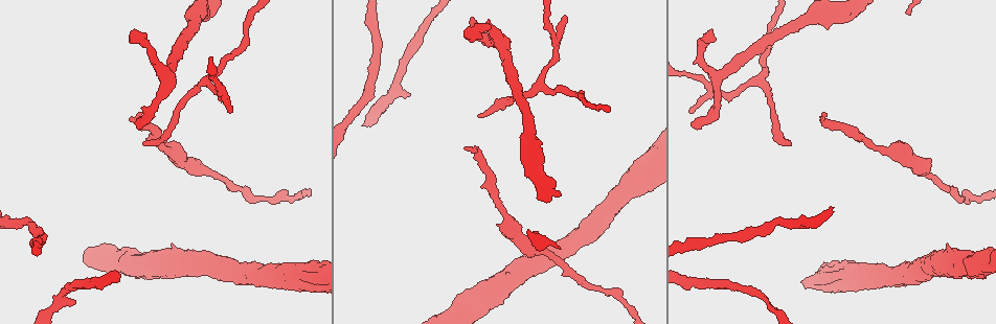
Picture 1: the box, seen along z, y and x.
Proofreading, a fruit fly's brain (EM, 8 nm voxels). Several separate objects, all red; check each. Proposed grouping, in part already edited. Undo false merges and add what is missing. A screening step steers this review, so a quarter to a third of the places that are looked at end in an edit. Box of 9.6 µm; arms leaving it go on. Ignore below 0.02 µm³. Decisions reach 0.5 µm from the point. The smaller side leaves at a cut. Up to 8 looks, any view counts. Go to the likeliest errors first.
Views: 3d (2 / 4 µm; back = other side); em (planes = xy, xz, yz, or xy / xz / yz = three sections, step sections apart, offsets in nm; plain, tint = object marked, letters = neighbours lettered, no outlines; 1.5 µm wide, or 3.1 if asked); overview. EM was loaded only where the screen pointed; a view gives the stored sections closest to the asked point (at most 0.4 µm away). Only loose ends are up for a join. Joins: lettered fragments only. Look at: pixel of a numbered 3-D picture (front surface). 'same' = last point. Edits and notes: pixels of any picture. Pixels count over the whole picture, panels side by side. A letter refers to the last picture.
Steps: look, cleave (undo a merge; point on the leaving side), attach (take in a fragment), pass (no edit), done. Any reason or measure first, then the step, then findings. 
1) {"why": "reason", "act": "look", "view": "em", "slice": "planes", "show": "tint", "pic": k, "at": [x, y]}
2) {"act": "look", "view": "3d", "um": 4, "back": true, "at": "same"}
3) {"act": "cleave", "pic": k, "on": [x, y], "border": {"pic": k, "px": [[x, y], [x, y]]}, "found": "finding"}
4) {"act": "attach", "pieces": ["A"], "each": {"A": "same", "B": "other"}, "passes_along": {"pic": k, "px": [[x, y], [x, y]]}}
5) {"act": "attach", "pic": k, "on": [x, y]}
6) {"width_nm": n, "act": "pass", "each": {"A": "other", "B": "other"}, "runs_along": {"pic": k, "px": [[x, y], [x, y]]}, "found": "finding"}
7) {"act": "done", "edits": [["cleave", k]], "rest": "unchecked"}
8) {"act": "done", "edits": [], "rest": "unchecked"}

{"why": "free end", "act": "look", "view": "em", "slice": "xy", "step": 8, "show": "tint", "pic": 1, "at": [478, 117]}

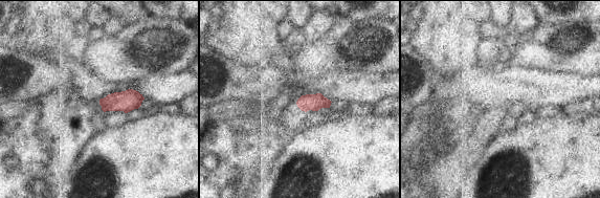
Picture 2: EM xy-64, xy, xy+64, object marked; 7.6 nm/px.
{"why": "cut it another way", "act": "look", "view": "em", "slice": "planes", "show": "letters", "at": "same"}

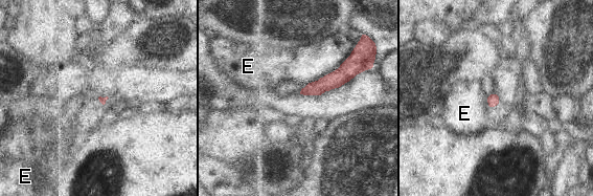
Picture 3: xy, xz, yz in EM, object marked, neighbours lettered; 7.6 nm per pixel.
{"act": "pass", "each": {"E": "other"}, "border": {"pic": 3, "px": [[352, 49], [337, 68], [312, 82]]}, "found": "none of them fits"}

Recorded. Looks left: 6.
{"why": "branch stops here", "act": "look", "view": "em", "slice": "yz", "step": 4, "show": "letters", "pic": 1, "at": [133, 31]}

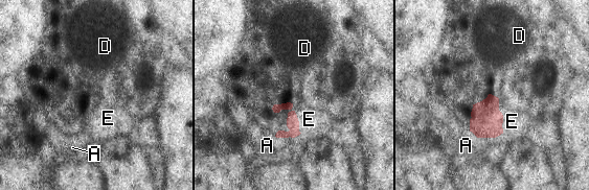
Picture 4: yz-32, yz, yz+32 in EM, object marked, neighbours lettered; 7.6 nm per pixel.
{"longest_contact_nm": ["D", 300], "act": "attach", "pieces": ["E"], "each": {"A": "other", "D": "other", "E": "same"}, "passes_along": {"pic": 4, "px": [[292, 121], [298, 122], [309, 119]]}, "found": "the cell continues"}

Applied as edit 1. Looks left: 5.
{"act": "look", "view": "em", "slice": "yz", "step": 4, "show": "letters", "pic": 1, "at": [688, 112]}

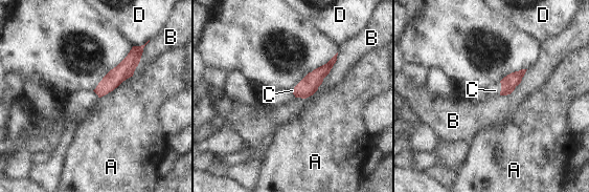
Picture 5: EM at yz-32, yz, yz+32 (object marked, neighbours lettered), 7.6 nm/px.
{"width_nm": 120, "act": "attach", "pieces": ["C"], "each": {"A": "other", "B": "other", "C": "same", "D": "other"}, "passes_along": {"pic": 5, "px": [[508, 83], [501, 88], [495, 90]]}, "found": "it goes on there"}

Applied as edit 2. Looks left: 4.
{"act": "done", "edits": [["attach", 4], ["attach", 5]], "rest": "unchecked"}

